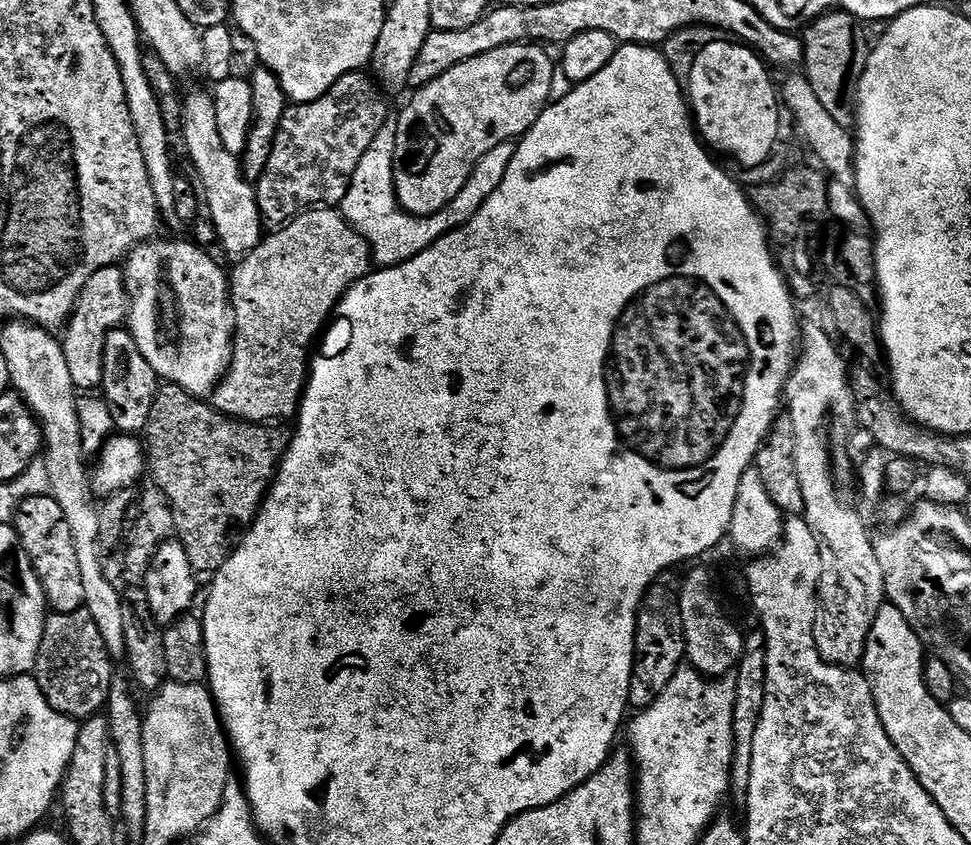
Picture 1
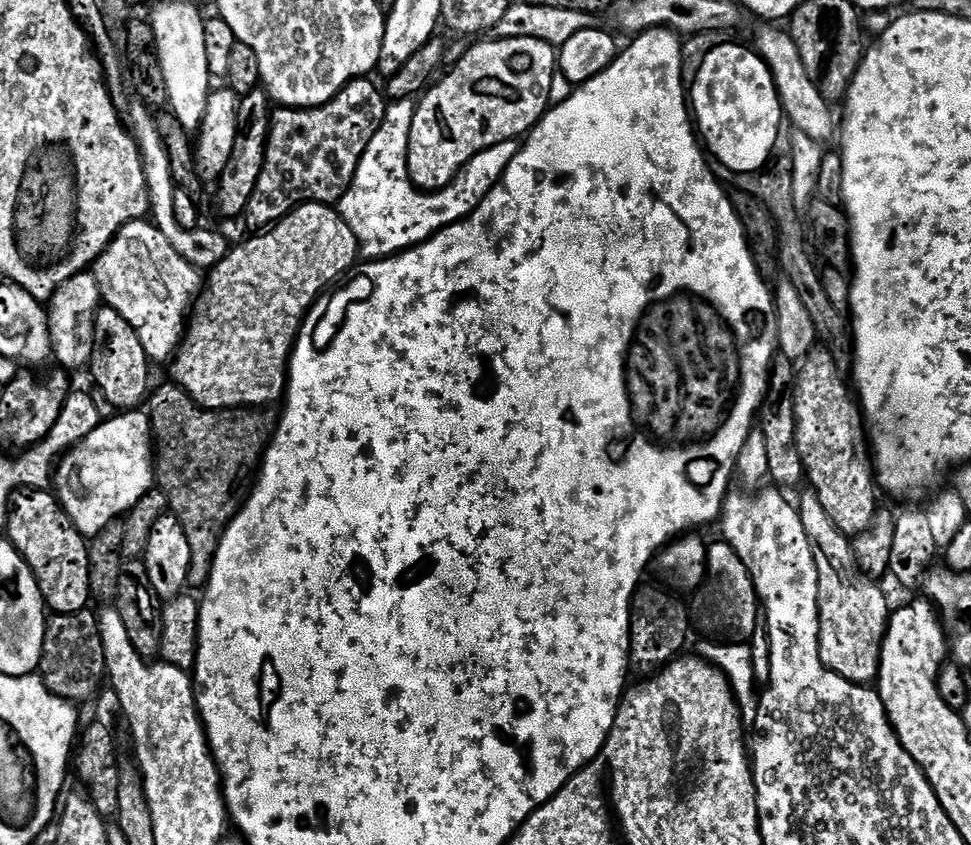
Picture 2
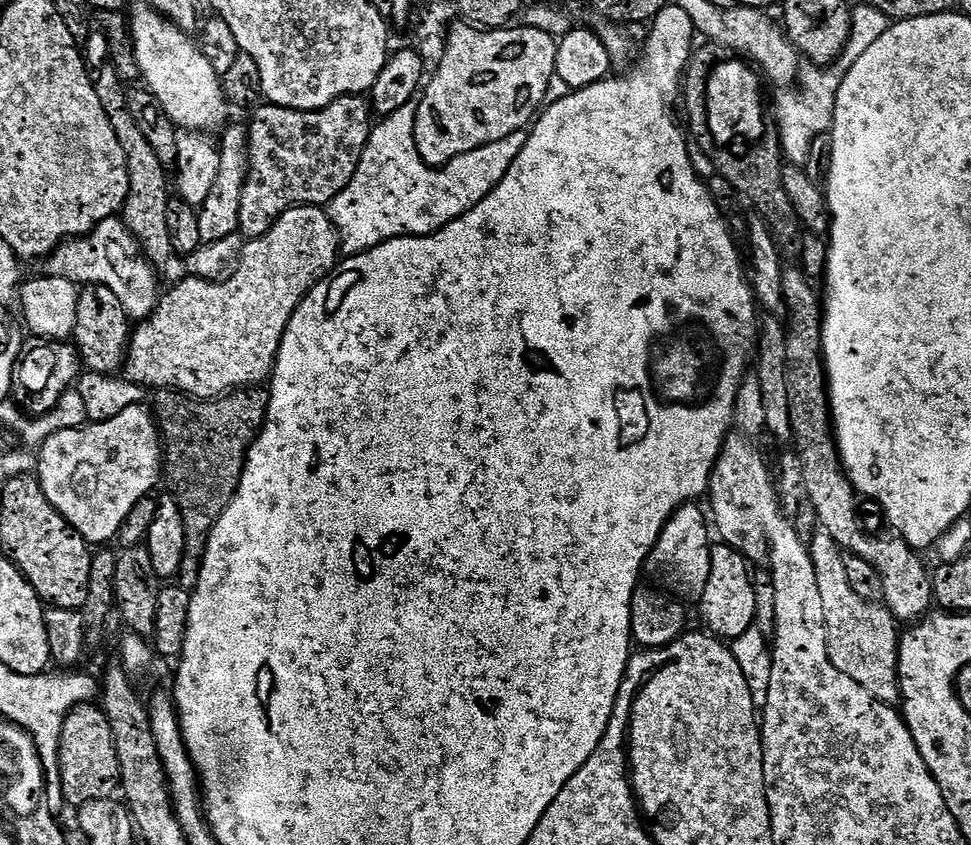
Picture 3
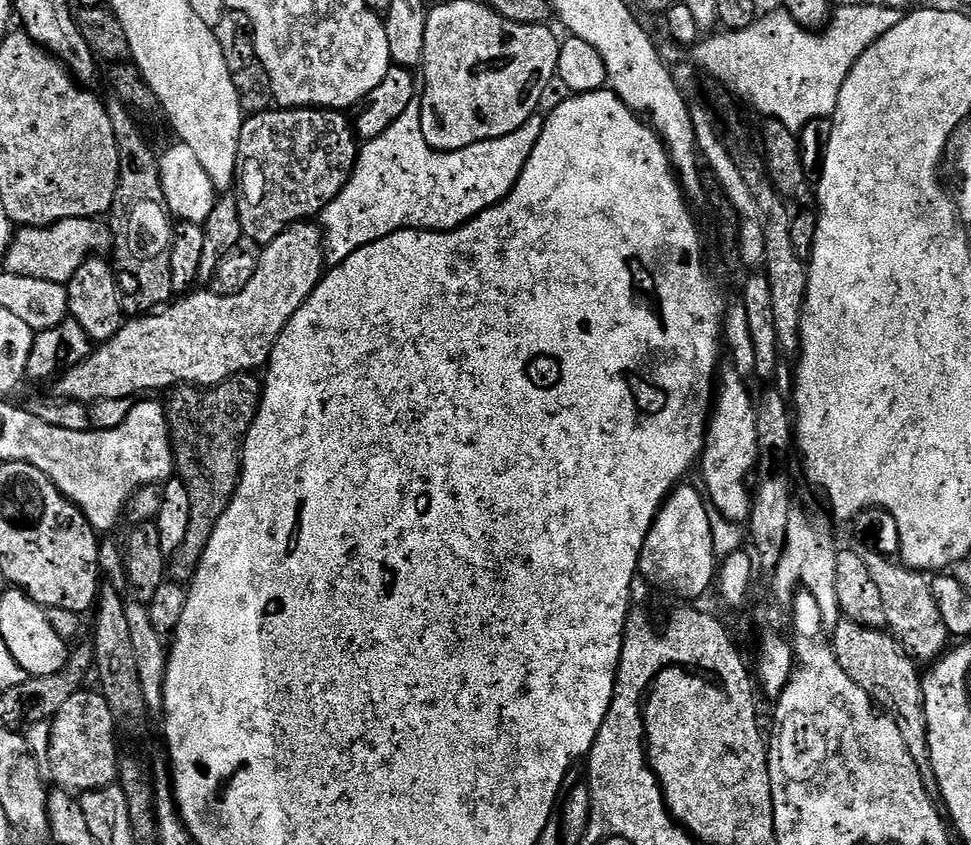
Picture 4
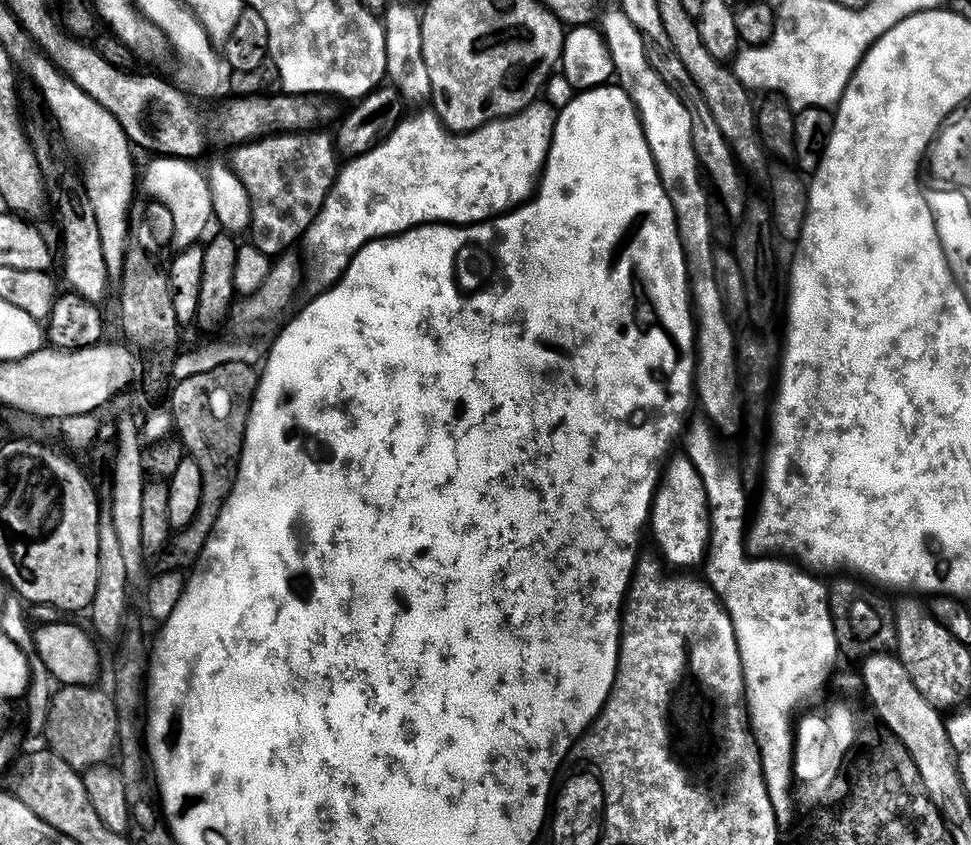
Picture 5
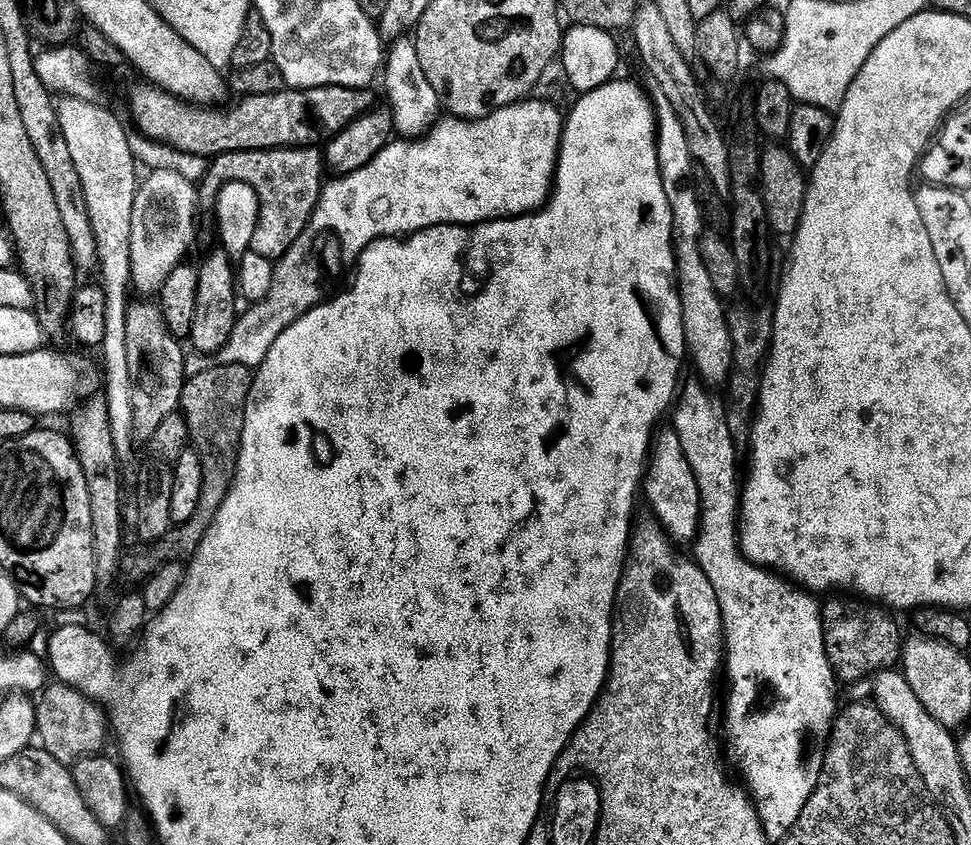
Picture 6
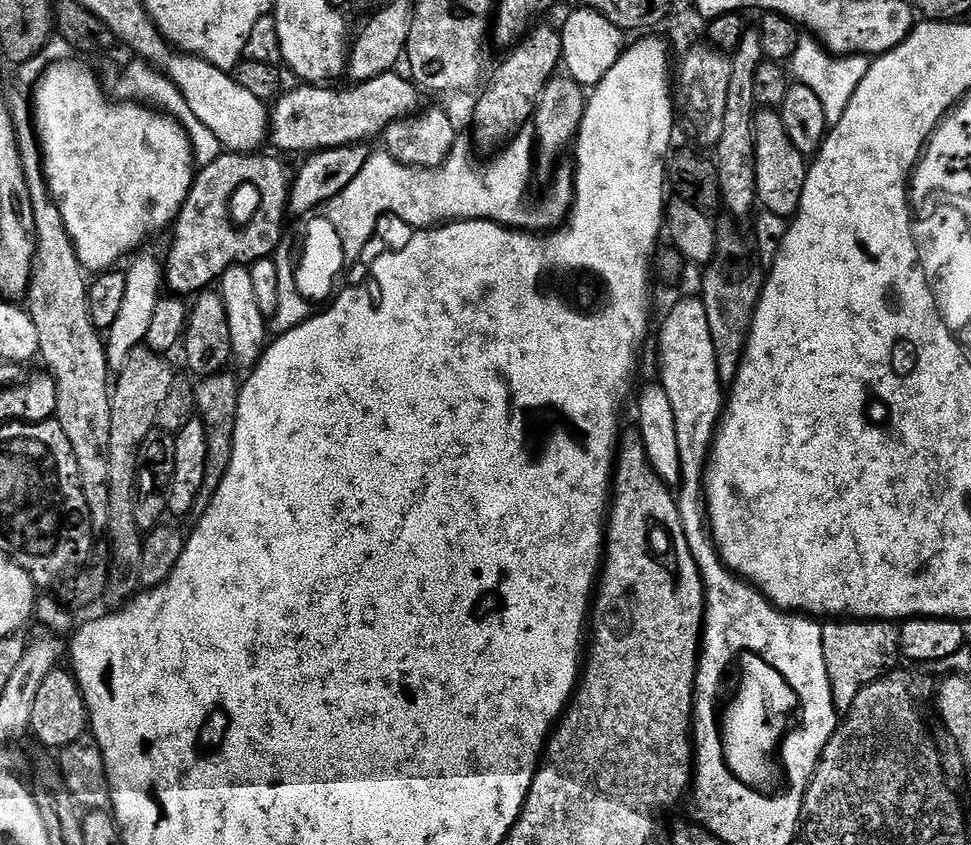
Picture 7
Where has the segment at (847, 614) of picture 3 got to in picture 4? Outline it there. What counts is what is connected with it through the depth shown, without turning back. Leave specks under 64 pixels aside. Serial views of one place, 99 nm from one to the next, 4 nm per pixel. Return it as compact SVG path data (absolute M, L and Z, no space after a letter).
M844 618L833 628L836 629L832 632L830 647L832 653L836 655L838 666L842 666L842 670L846 674L850 674L850 678L854 678L854 682L858 682L858 686L862 686L862 690L866 690L869 698L896 723L898 730L902 733L902 742L906 742L914 762L920 767L920 772L925 778L931 777L932 763L928 757L928 727L924 713L924 685L921 669L896 644L894 638L879 627L865 626L855 620Z

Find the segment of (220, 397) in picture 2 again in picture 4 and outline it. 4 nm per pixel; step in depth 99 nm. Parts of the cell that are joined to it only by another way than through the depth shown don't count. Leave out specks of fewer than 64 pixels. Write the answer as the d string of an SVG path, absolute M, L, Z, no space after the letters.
M301 222L299 224L292 224L282 234L278 234L278 238L274 238L274 242L263 245L260 261L258 262L258 270L254 270L254 278L250 278L250 282L246 282L243 290L230 294L229 296L220 296L217 292L211 290L200 290L204 292L193 291L191 294L181 295L175 302L169 303L167 306L151 314L140 314L135 318L129 319L118 330L118 334L114 334L114 338L103 341L87 360L83 360L80 364L75 364L74 367L69 368L67 372L63 373L55 381L55 384L57 383L56 388L61 392L62 395L60 396L65 401L79 401L81 404L88 406L97 400L136 398L141 394L152 394L155 393L152 392L155 388L171 390L180 385L211 386L220 384L223 380L228 380L231 376L255 373L257 371L255 368L263 369L268 361L271 360L272 348L276 345L277 338L280 337L282 330L288 326L288 323L292 321L296 311L308 301L309 294L320 285L320 281L325 275L325 272L324 233L319 223Z

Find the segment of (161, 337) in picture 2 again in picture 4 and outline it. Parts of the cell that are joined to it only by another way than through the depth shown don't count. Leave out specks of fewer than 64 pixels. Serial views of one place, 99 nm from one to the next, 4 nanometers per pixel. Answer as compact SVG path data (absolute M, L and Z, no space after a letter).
M70 218L57 224L51 224L48 228L20 228L13 235L12 245L8 248L7 254L2 258L3 271L10 274L18 274L22 278L42 278L42 282L54 282L55 284L67 285L78 274L85 260L93 254L100 254L112 243L112 234L107 223L96 218L79 220Z

